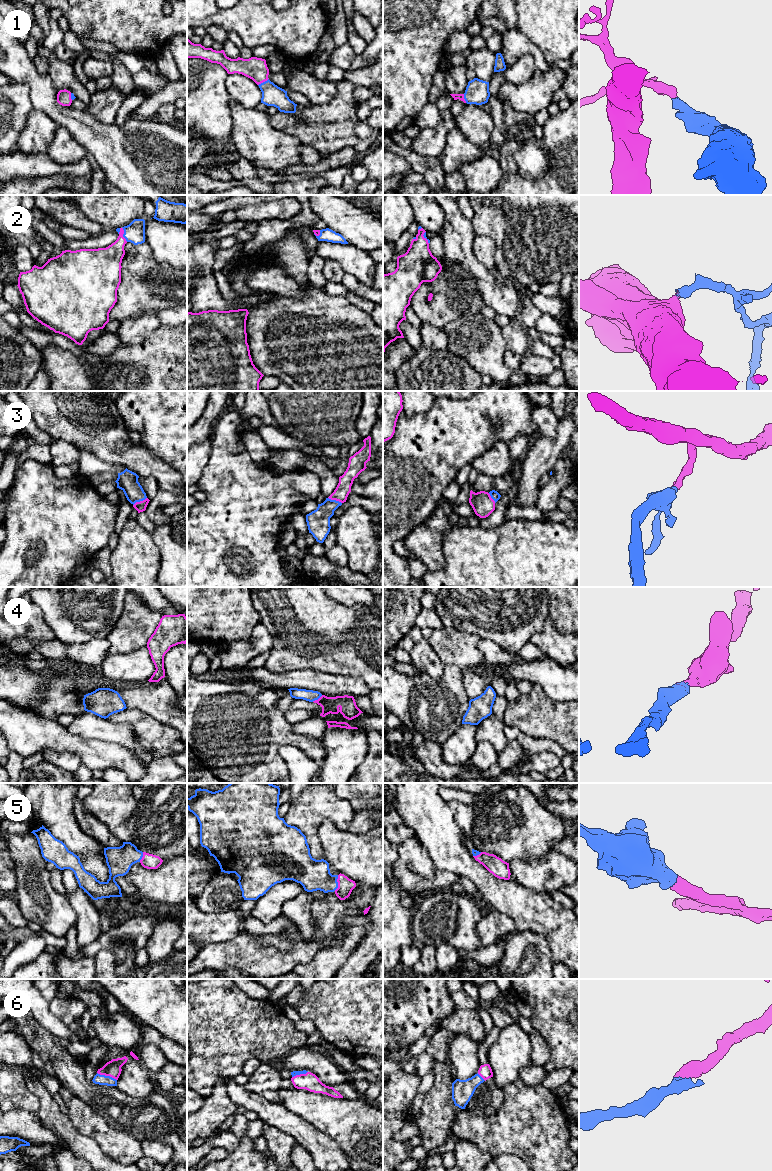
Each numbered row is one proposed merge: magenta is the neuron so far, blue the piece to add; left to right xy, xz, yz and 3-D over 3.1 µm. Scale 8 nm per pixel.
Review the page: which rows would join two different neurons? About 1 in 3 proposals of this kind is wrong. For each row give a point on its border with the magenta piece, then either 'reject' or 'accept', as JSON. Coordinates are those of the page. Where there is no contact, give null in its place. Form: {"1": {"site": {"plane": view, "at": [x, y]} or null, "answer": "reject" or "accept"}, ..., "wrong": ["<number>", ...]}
{"1": {"site": {"plane": "xz", "at": [263, 81]}, "answer": "accept"}, "2": {"site": {"plane": "xy", "at": [123, 233]}, "answer": "accept"}, "3": {"site": {"plane": "xy", "at": [140, 501]}, "answer": "accept"}, "4": {"site": {"plane": "xz", "at": [318, 699]}, "answer": "accept"}, "5": {"site": {"plane": "xz", "at": [338, 883]}, "answer": "accept"}, "6": {"site": {"plane": "xy", "at": [107, 1075]}, "answer": "accept"}, "wrong": []}

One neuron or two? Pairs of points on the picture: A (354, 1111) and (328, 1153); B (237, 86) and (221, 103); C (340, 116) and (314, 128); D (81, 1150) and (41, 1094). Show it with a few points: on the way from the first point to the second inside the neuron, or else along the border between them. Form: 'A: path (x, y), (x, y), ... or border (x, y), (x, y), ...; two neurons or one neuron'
A: border (315, 1128), (327, 1134), (347, 1156); two neurons
B: border (227, 74), (226, 91), (230, 99); two neurons
C: path (334, 120), (329, 120), (323, 126), (320, 126); one neuron
D: path (71, 1136), (49, 1114), (48, 1108); one neuron

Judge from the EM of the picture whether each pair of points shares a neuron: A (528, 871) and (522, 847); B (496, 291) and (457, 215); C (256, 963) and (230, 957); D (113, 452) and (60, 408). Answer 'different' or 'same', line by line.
A: different
B: same
C: same
D: same

